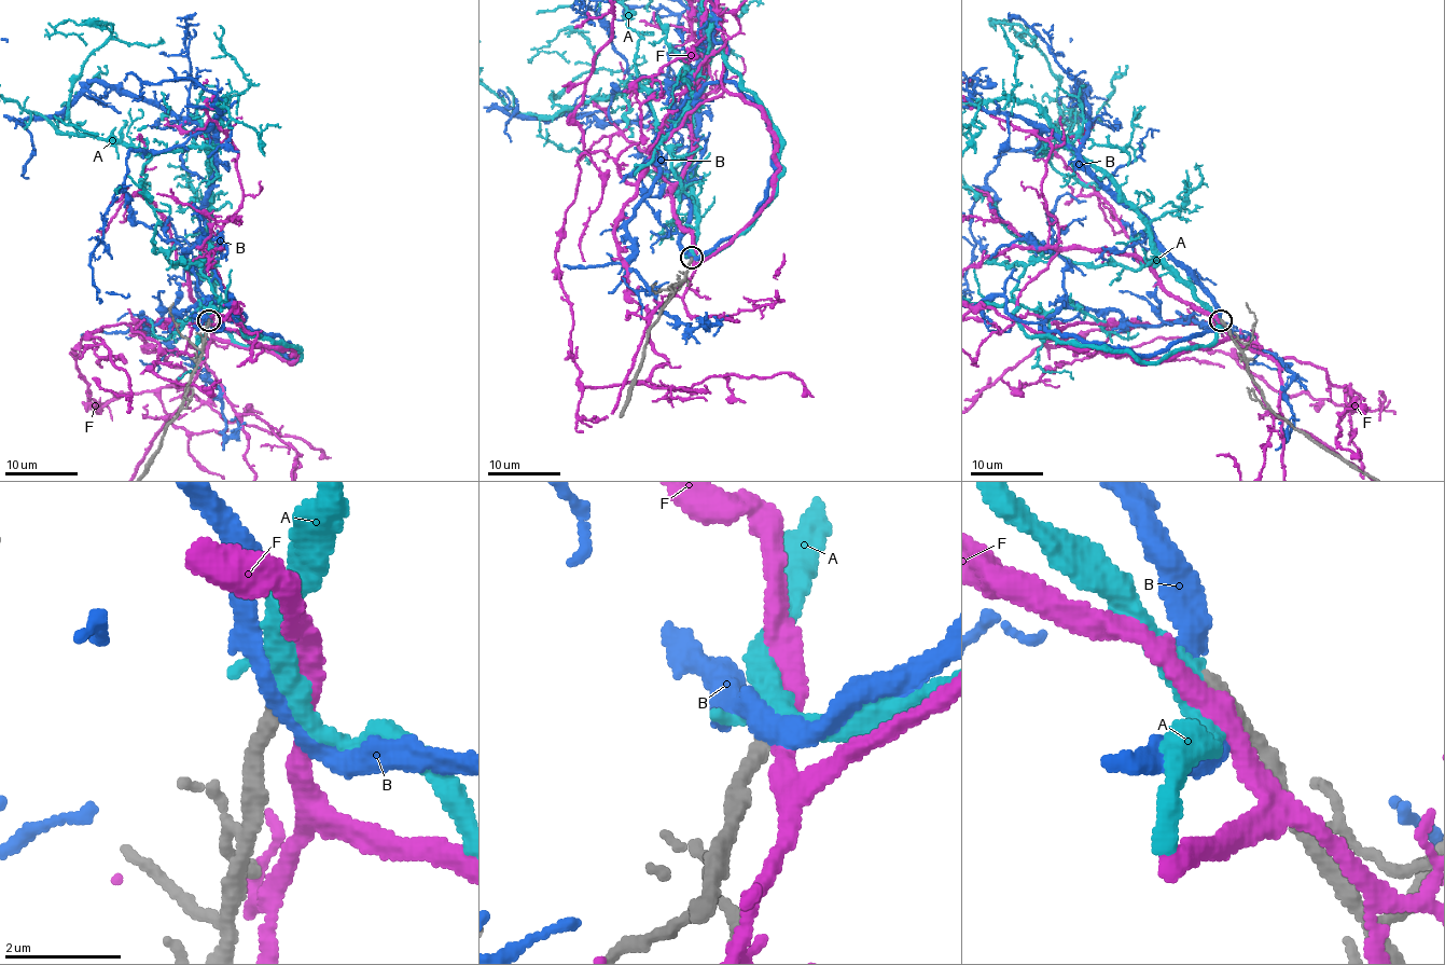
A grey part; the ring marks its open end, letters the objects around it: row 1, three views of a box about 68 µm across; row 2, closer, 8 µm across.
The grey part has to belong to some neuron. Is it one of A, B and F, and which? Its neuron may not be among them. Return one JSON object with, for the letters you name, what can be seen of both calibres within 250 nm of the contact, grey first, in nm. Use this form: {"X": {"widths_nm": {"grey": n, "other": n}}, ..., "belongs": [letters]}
{"A": {"widths_nm": {"grey": 300, "other": 380}}, "belongs": ["A"]}

